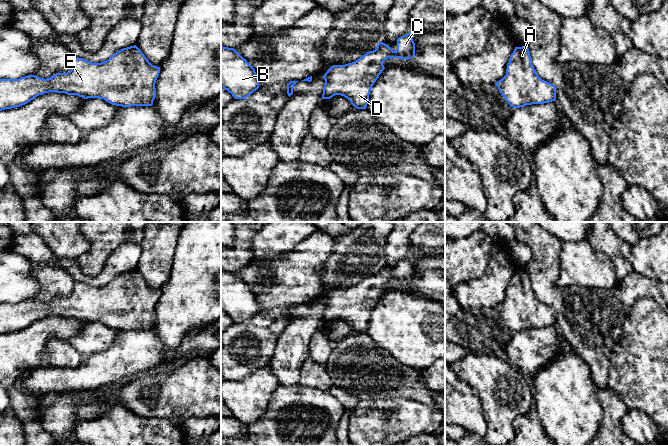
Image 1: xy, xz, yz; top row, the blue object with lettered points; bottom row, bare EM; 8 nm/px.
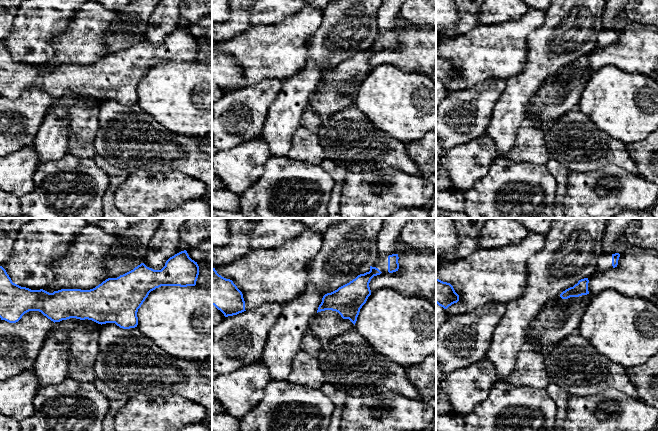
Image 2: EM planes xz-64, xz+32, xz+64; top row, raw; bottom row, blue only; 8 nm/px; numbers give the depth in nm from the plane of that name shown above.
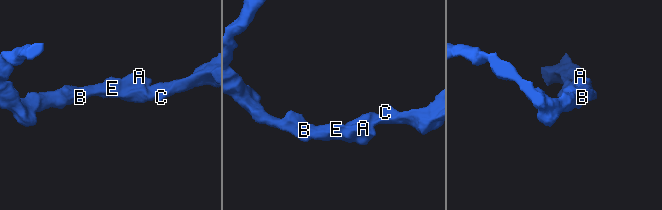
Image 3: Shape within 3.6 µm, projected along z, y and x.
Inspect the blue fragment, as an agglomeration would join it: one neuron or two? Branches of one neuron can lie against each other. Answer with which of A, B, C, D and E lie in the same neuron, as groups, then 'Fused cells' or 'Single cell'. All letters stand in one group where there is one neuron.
Groups: A B C D E. Single cell

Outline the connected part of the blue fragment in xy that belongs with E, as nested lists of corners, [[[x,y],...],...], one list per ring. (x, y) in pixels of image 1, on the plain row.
[[[136,269],[117,275],[101,287],[75,282],[69,296],[56,297],[48,303],[35,299],[19,303],[0,303],[0,335],[20,331],[35,321],[49,316],[77,319],[84,323],[104,323],[112,329],[122,331],[152,330],[156,320],[155,307],[159,297],[160,291],[152,289]]]

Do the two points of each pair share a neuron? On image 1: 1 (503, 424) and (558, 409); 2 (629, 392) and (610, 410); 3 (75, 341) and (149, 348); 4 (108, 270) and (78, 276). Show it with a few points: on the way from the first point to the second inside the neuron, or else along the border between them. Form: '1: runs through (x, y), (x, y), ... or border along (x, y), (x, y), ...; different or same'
1: border along (532, 393), (534, 406); different
2: border along (608, 386), (619, 396), (628, 409); different
3: border along (119, 330), (112, 343), (106, 349), (89, 355); different
4: runs through (101, 277), (98, 280), (85, 279); same

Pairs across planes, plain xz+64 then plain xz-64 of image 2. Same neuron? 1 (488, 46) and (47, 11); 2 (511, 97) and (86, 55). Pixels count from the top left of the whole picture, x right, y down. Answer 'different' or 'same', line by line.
1: different
2: different

